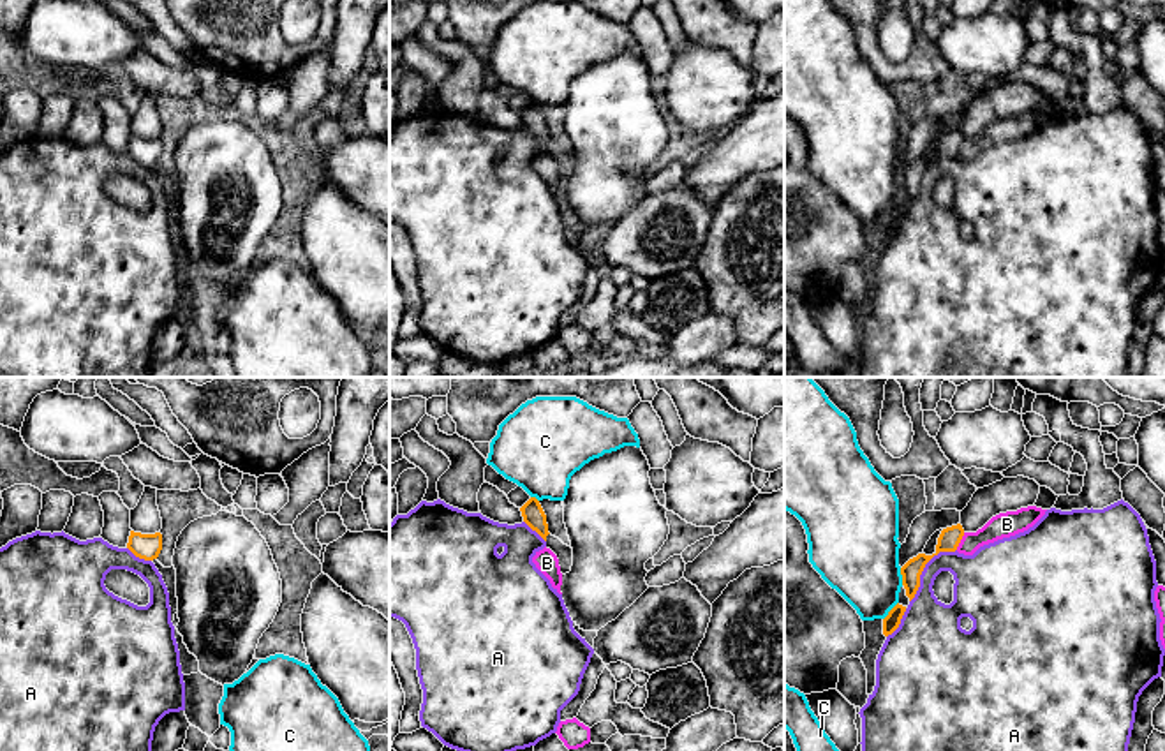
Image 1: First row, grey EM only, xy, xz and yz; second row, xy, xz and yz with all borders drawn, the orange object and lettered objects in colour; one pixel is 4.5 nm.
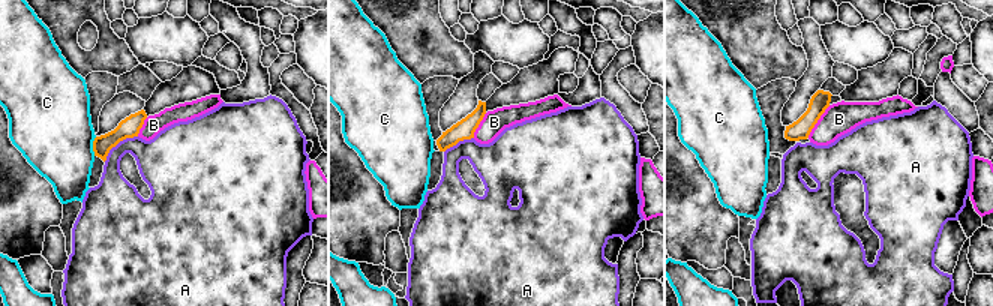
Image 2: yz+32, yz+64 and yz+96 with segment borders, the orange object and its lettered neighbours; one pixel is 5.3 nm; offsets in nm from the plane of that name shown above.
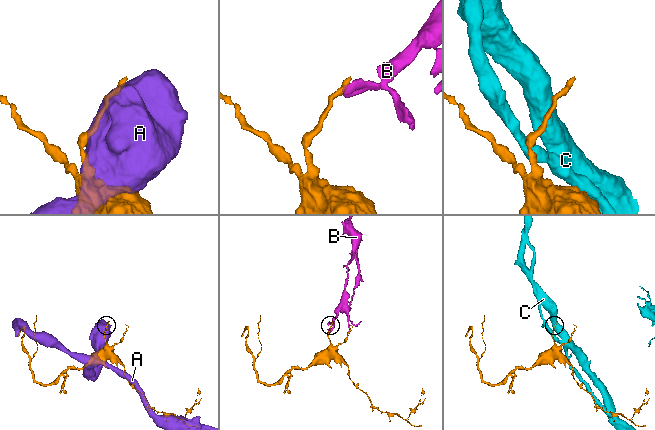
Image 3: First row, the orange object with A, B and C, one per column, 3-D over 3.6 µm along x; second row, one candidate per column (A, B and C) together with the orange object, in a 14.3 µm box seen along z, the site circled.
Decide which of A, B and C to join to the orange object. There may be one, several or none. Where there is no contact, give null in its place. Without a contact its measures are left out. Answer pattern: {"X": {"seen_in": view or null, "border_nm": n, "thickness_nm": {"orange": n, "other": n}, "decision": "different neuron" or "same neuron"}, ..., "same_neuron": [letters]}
{"A": {"seen_in": "yz", "border_nm": 320, "thickness_nm": {"orange": 100, "other": 220}, "decision": "different neuron"}, "B": {"seen_in": "yz", "border_nm": 90, "thickness_nm": {"orange": 100, "other": 110}, "decision": "different neuron"}, "C": {"seen_in": "yz", "border_nm": 80, "thickness_nm": {"orange": 90, "other": 400}, "decision": "different neuron"}, "same_neuron": []}

